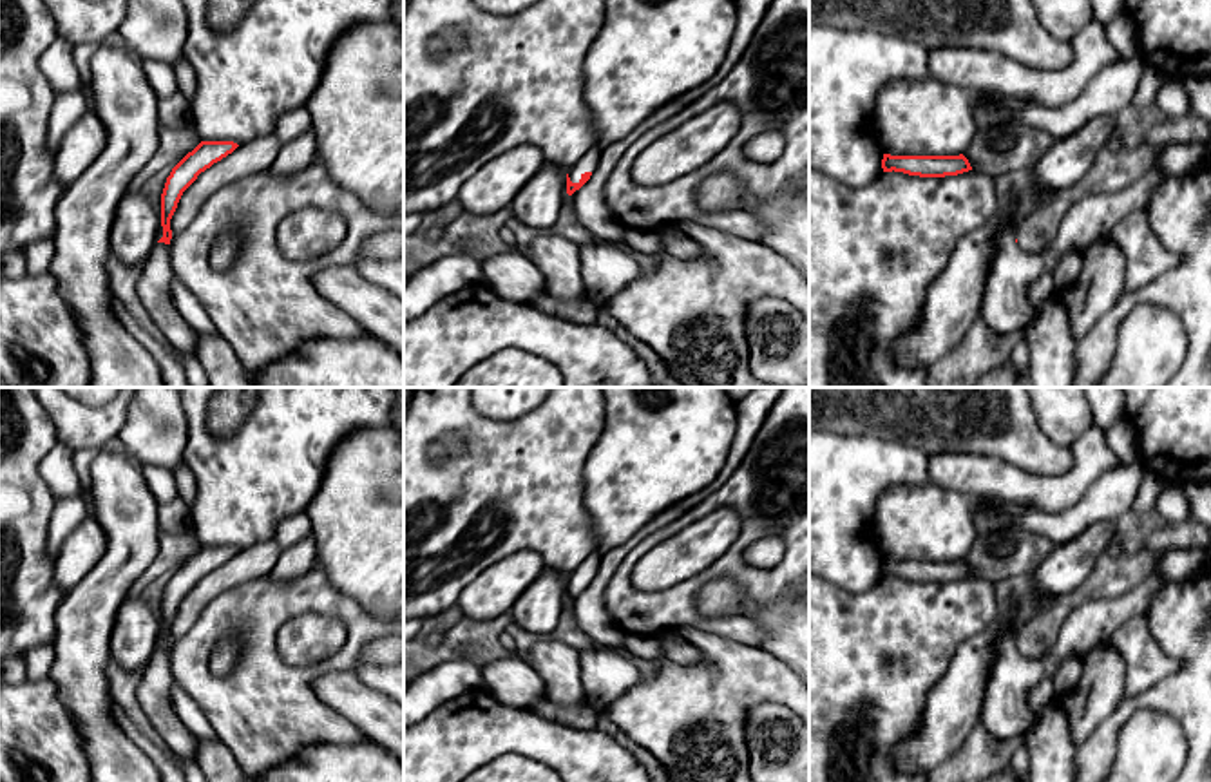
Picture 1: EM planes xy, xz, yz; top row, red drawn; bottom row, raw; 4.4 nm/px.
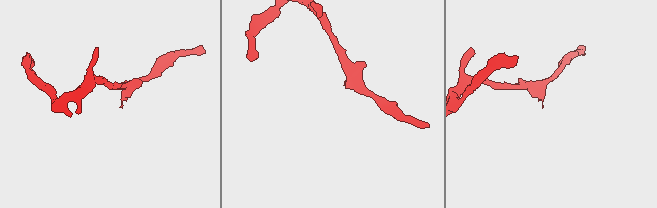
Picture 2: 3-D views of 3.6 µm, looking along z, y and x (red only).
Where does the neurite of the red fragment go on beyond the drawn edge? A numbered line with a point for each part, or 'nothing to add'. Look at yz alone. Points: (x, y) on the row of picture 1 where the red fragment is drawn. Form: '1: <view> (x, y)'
nothing to add

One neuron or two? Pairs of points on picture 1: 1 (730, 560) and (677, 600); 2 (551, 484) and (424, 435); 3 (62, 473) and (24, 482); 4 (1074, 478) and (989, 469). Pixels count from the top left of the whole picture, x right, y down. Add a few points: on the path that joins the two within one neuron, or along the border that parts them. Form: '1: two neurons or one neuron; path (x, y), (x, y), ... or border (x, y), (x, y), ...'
1: one neuron; path (717, 569), (690, 587)
2: one neuron; path (520, 475), (471, 426), (455, 426)
3: two neurons; border (51, 446), (40, 462), (38, 473), (57, 496)
4: one neuron; path (1052, 487), (1018, 487), (1010, 484)

